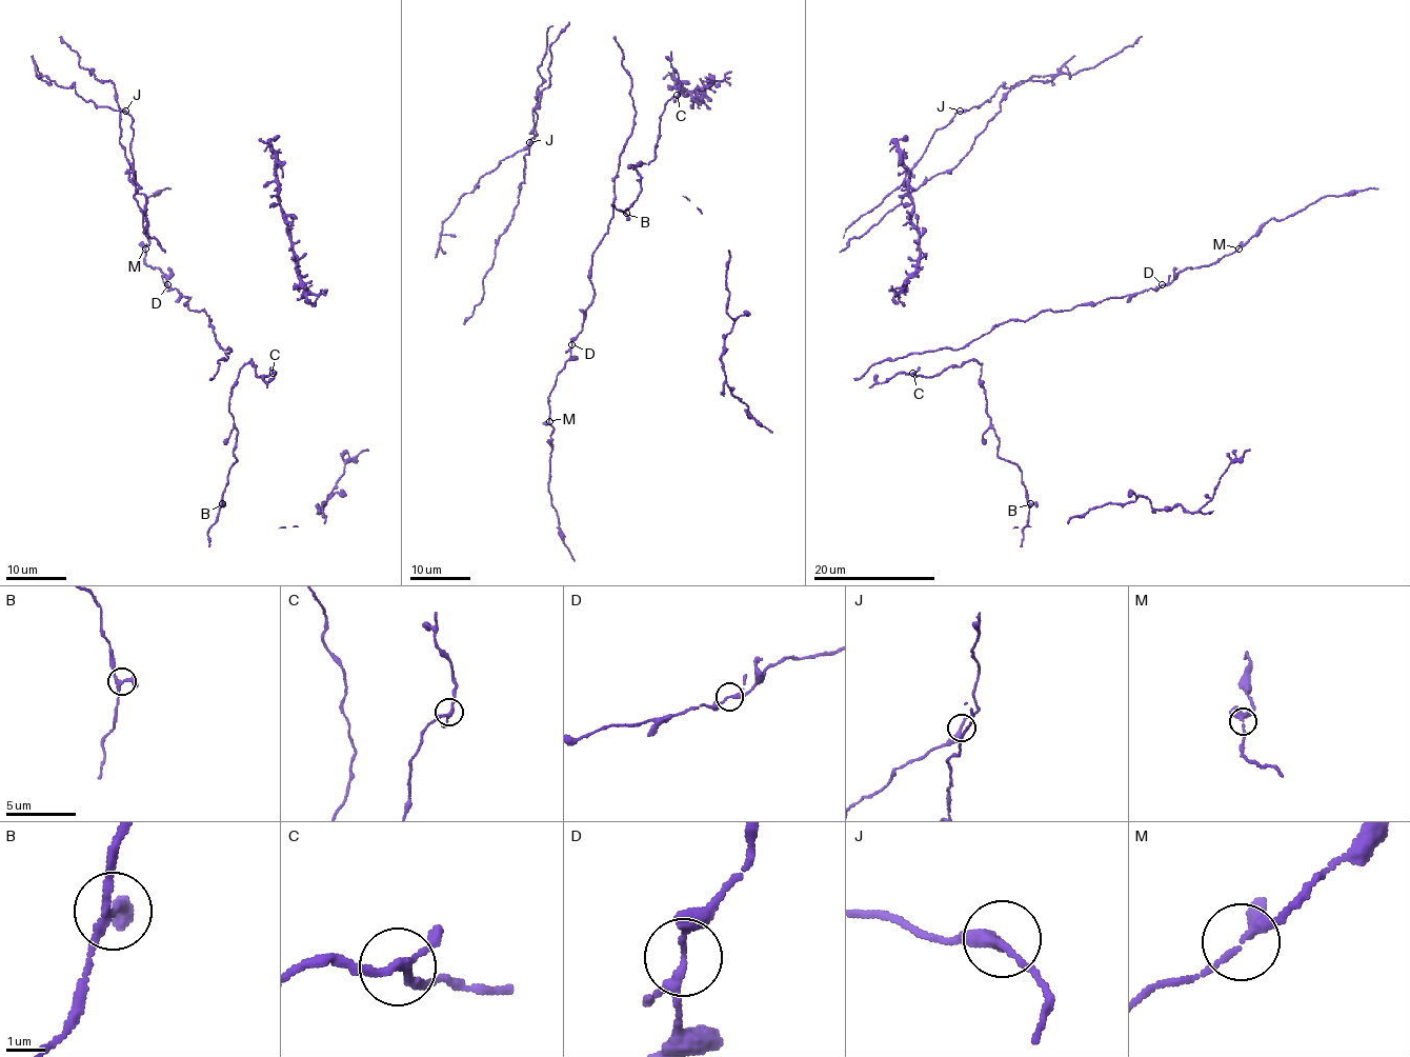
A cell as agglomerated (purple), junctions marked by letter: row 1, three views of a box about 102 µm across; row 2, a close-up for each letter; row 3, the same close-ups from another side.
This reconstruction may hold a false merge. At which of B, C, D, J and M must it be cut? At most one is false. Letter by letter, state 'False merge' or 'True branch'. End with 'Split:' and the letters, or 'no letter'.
B: True branch
C: True branch
D: True branch
J: True branch
M: True branch
Split: no letter

